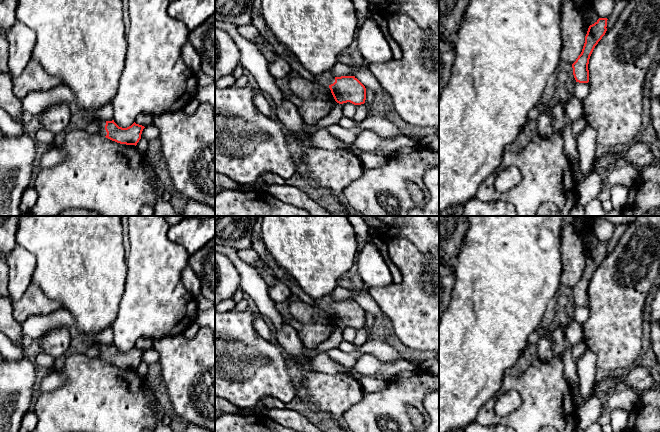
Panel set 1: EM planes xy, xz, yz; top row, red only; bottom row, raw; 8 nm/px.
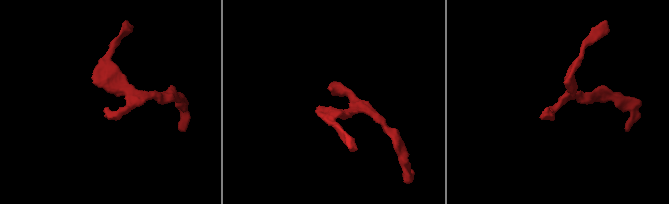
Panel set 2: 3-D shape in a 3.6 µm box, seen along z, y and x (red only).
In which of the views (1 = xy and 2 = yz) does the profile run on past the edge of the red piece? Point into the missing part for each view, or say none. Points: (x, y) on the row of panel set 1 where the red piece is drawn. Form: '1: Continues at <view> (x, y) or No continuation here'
1: Continues at xy (102, 131)
2: No continuation here

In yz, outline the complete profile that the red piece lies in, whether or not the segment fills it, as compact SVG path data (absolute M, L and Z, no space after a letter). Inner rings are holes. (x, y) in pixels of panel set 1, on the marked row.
M599 18L594 24L590 25L585 36L585 43L581 54L572 64L573 75L576 82L588 83L589 70L588 64L590 56L607 31L607 18Z

